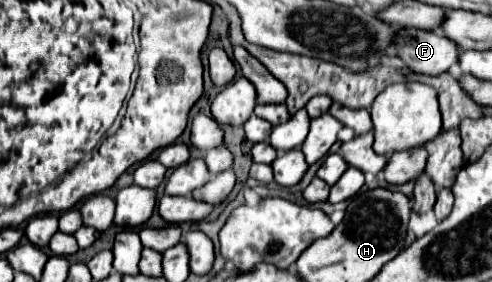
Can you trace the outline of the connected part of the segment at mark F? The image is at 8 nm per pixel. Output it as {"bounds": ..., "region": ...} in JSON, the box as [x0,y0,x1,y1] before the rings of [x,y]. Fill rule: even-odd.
{"bounds":[392,27,458,75],"region":[[[398,27],[392,41],[396,55],[414,73],[438,75],[448,71],[458,61],[456,43],[436,31]]]}

